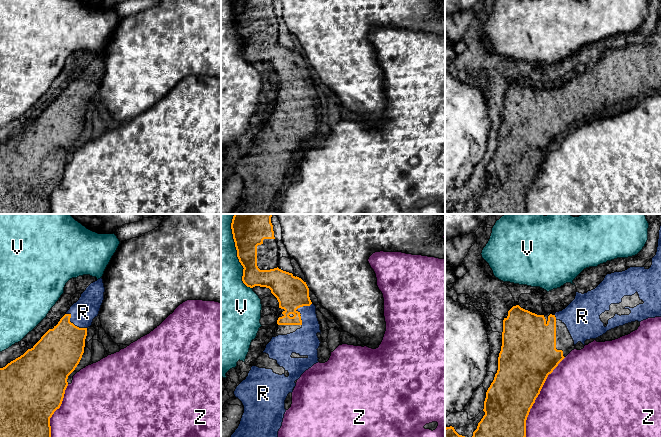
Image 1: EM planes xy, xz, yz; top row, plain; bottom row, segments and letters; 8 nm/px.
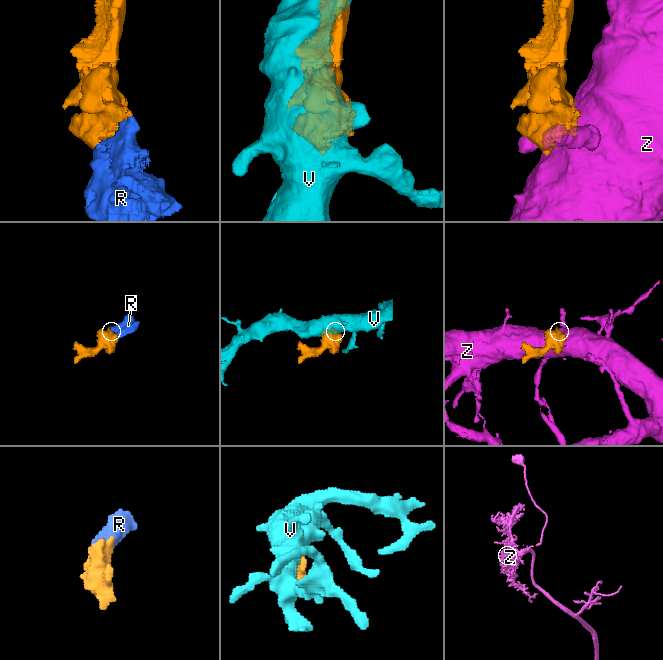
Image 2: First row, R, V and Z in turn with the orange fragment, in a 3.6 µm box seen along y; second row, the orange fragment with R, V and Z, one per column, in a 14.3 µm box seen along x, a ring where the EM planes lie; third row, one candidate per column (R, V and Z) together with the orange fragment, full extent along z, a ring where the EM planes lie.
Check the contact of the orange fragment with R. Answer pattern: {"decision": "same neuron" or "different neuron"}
{"decision": "same neuron"}

